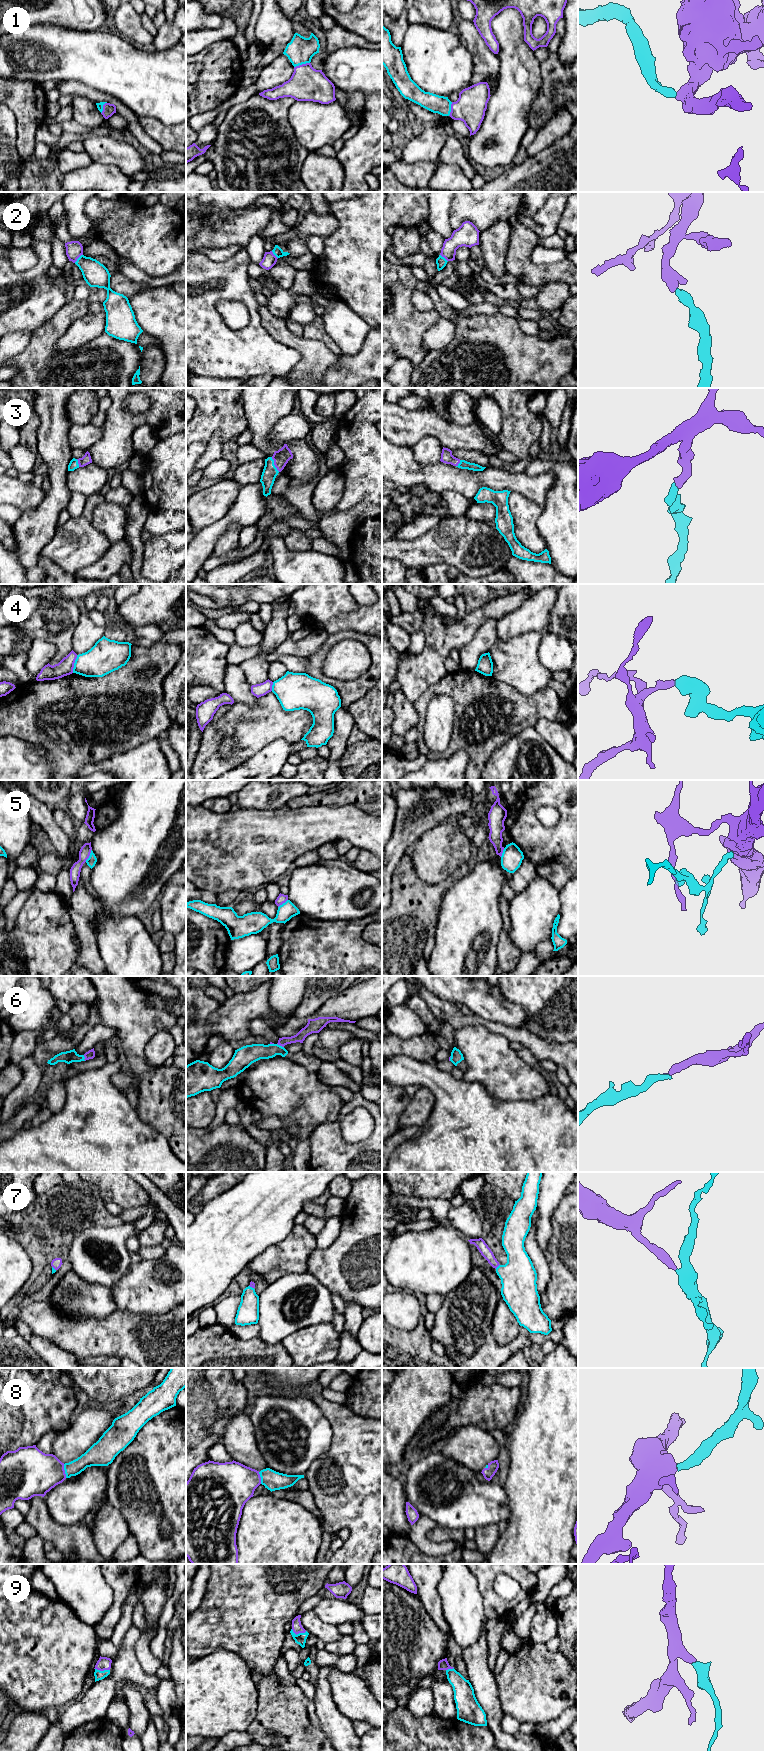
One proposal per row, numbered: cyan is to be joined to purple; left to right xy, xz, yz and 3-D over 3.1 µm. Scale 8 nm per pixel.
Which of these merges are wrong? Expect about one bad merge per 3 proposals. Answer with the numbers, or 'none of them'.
4

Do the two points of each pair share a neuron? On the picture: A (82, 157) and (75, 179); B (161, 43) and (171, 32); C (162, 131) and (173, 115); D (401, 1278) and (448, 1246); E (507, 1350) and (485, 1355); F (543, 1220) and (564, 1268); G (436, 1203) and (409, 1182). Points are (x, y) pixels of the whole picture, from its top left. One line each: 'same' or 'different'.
A: different
B: same
C: different
D: same
E: same
F: different
G: different

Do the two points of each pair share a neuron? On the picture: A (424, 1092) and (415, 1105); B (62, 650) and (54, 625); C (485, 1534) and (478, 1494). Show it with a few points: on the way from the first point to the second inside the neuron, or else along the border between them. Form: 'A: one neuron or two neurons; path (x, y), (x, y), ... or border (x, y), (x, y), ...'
A: one neuron; path (424, 1095), (418, 1102)
B: one neuron; path (62, 644), (58, 631)
C: two neurons; border (497, 1523), (479, 1526), (475, 1529)

